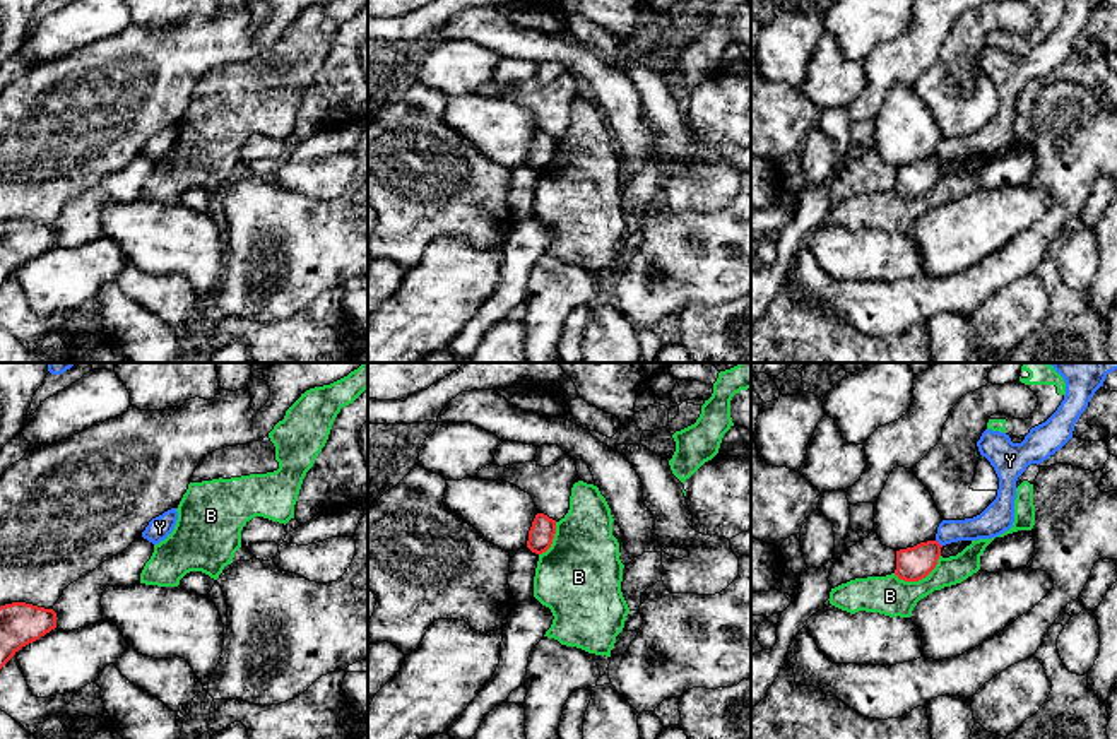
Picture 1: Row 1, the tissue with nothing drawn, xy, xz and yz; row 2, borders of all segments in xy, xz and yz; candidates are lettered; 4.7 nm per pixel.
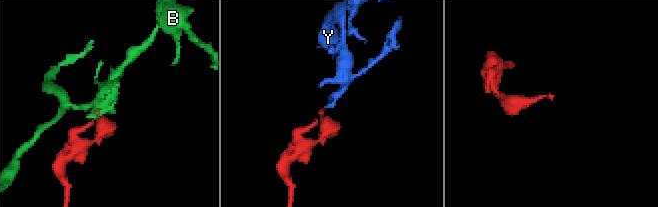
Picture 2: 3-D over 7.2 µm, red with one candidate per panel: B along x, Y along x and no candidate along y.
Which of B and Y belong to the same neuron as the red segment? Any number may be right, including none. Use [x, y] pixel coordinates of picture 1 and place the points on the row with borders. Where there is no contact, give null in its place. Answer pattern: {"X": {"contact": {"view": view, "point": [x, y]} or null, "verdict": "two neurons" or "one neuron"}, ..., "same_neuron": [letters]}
{"B": {"contact": {"view": "yz", "point": [919, 579]}, "verdict": "two neurons"}, "Y": {"contact": {"view": "yz", "point": [938, 543]}, "verdict": "two neurons"}, "same_neuron": []}

